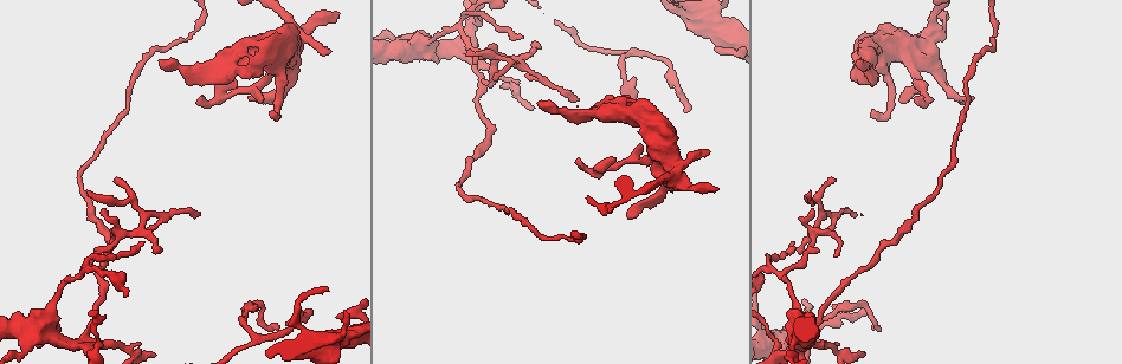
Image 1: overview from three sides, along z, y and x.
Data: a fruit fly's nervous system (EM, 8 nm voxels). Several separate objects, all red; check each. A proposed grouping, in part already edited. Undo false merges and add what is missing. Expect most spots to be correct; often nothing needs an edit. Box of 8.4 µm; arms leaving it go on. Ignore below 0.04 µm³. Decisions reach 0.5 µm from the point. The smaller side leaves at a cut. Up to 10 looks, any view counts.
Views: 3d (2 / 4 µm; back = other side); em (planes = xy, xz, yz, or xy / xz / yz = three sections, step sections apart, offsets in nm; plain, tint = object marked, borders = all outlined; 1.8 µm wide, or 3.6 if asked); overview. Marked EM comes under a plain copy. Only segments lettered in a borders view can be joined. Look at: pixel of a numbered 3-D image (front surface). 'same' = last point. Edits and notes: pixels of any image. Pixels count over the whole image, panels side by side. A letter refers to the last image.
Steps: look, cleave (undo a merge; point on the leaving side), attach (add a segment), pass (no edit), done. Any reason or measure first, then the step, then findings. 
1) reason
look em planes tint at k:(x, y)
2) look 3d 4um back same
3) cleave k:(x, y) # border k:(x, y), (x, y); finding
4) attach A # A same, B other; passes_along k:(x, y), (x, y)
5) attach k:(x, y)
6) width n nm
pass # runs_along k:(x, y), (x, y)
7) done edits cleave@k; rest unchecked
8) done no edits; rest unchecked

tapers out
look em planes tint at 1:(251, 96)

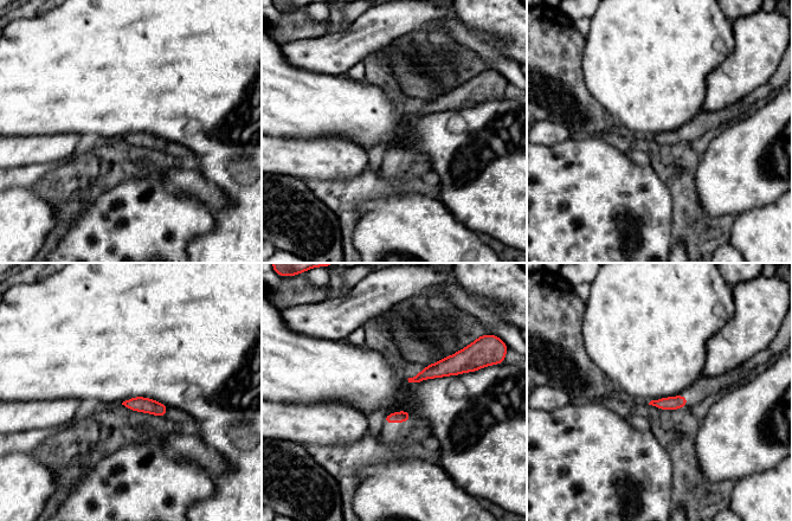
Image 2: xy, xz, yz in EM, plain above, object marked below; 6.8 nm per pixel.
look em planes borders same

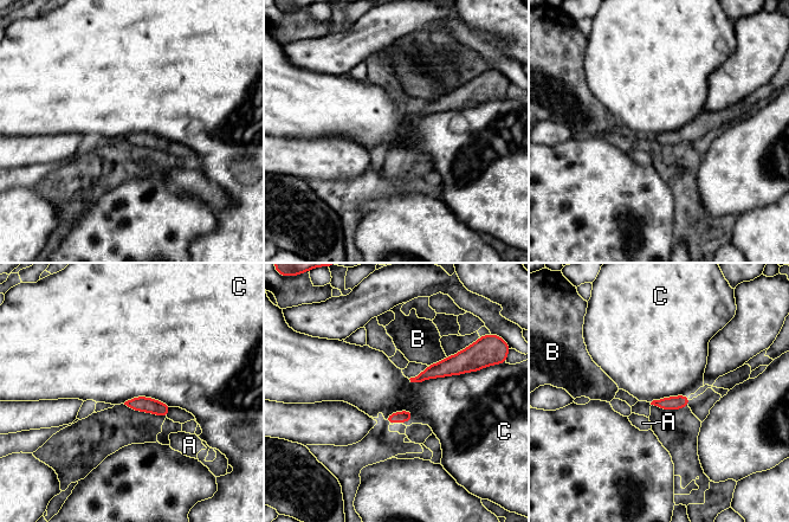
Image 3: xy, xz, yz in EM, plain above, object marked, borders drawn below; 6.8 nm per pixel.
pass # A other, B other, C other; border 3:(474, 371), (421, 381), (408, 379); no lettered segment goes on from it

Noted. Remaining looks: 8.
tapers out
look 3d 4um at 1:(871, 111)

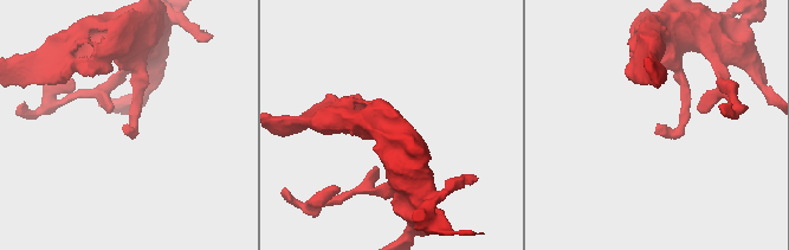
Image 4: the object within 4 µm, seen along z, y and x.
look em planes borders at 4:(126, 125)

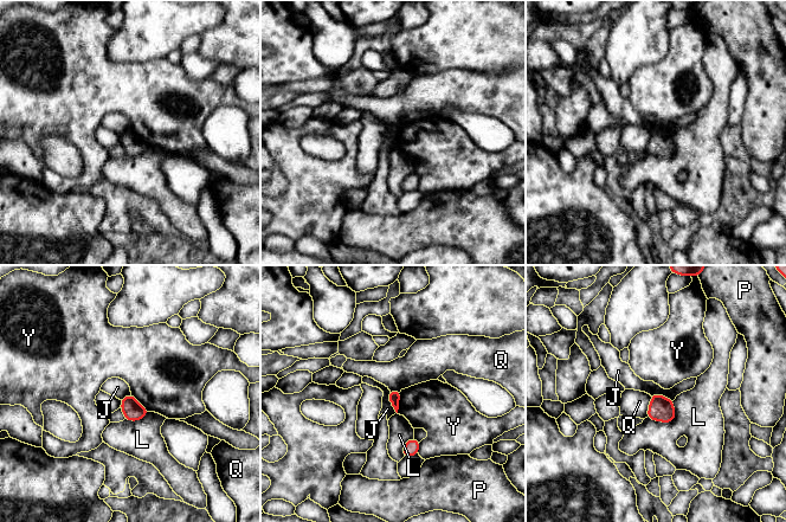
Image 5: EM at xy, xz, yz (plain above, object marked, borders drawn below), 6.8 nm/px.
pass # J other, L other, P other, Q other, Y other; border 5:(650, 394), (662, 394), (672, 400); none of them fits

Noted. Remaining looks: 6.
look 3d 2um at 1:(158, 60)

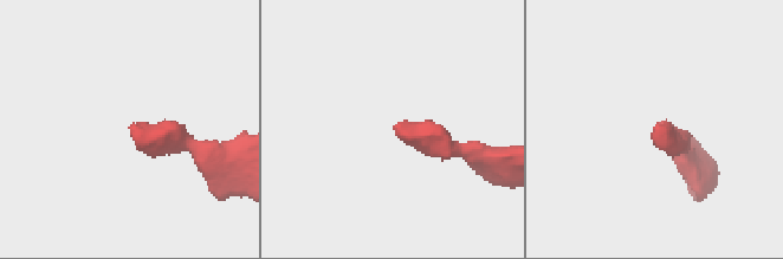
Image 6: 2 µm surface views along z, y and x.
look em planes borders at 6:(654, 127)

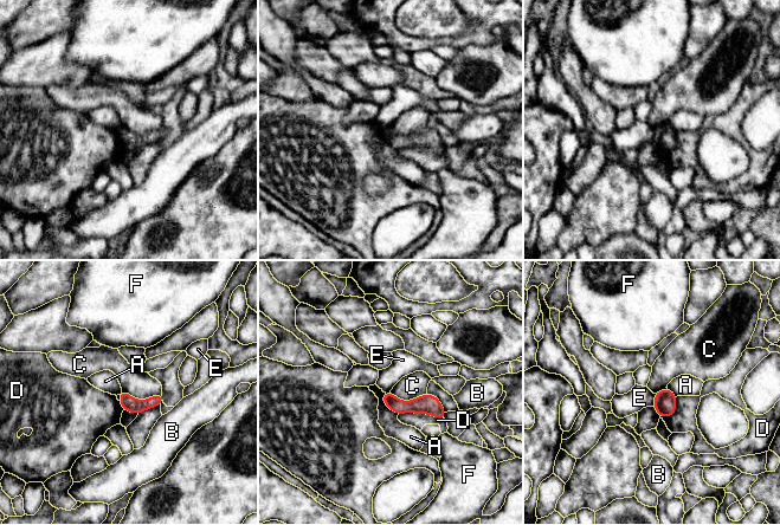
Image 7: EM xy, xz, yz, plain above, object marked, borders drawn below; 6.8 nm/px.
pass # A other, B other, C other, D other, E other, F other; border 7:(122, 389), (139, 400), (161, 394); no lettered segment goes on from it

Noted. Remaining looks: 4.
tapers out
look 3d 2um at 1:(338, 317)

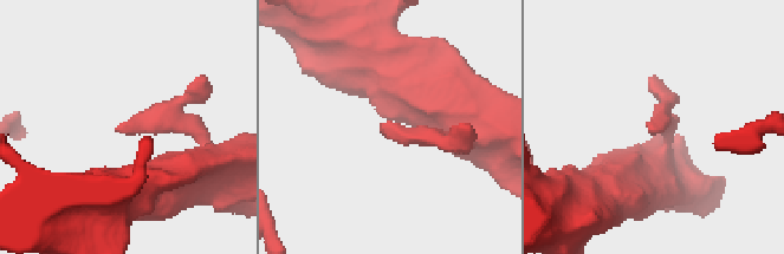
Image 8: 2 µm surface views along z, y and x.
look em xz step 16 borders at 8:(652, 127)

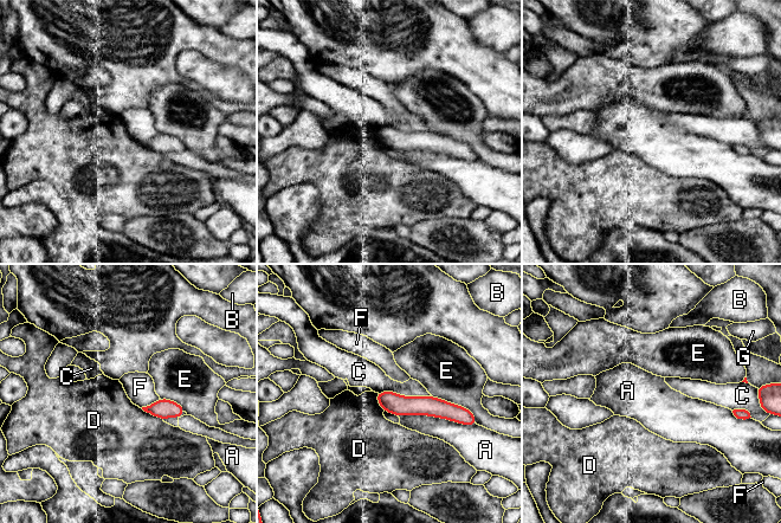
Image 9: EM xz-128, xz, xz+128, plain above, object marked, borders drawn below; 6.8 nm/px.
look em planes borders same

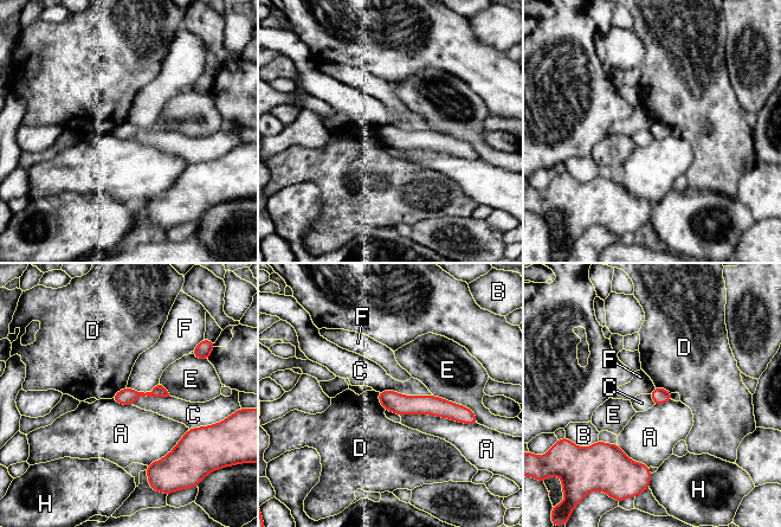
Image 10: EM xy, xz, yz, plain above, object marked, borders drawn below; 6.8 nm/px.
pass # A other, B other, C other, D other, E other, F other, H other; runs_along 10:(380, 396), (398, 404), (460, 409); none of them fits

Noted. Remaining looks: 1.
done no edits; rest unchecked

